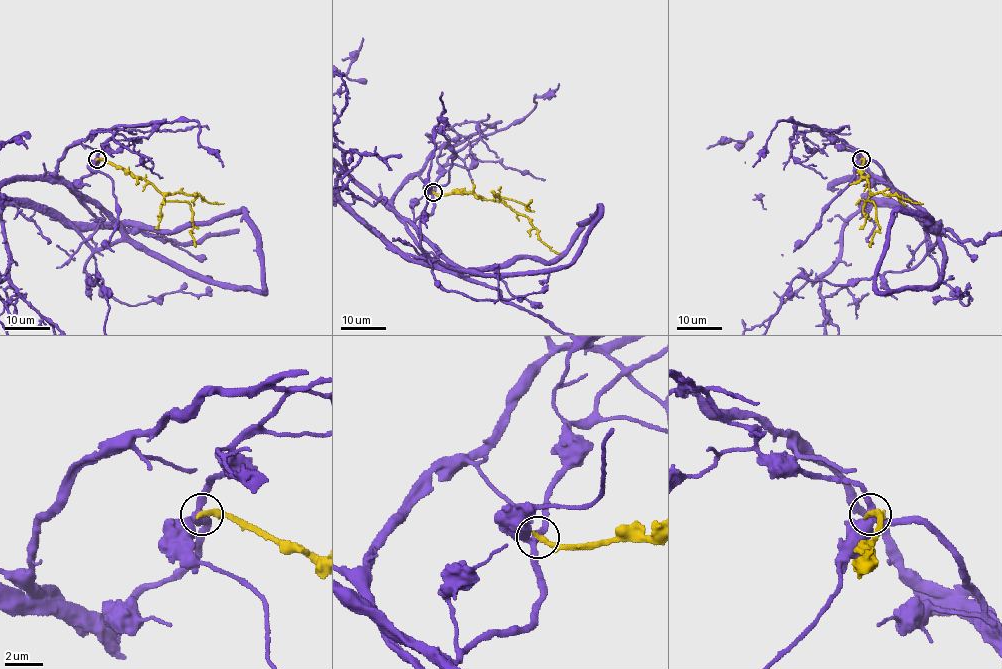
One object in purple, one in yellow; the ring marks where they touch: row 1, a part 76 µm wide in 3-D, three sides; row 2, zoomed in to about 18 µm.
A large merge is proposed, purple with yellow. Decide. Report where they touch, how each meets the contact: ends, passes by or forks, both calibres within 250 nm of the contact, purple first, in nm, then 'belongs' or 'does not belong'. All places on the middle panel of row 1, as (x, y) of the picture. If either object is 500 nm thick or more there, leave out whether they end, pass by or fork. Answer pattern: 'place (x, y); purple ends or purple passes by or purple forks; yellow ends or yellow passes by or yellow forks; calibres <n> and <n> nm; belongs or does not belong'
place (433, 192); purple forks; yellow ends; calibres 340 and 320 nm; does not belong

